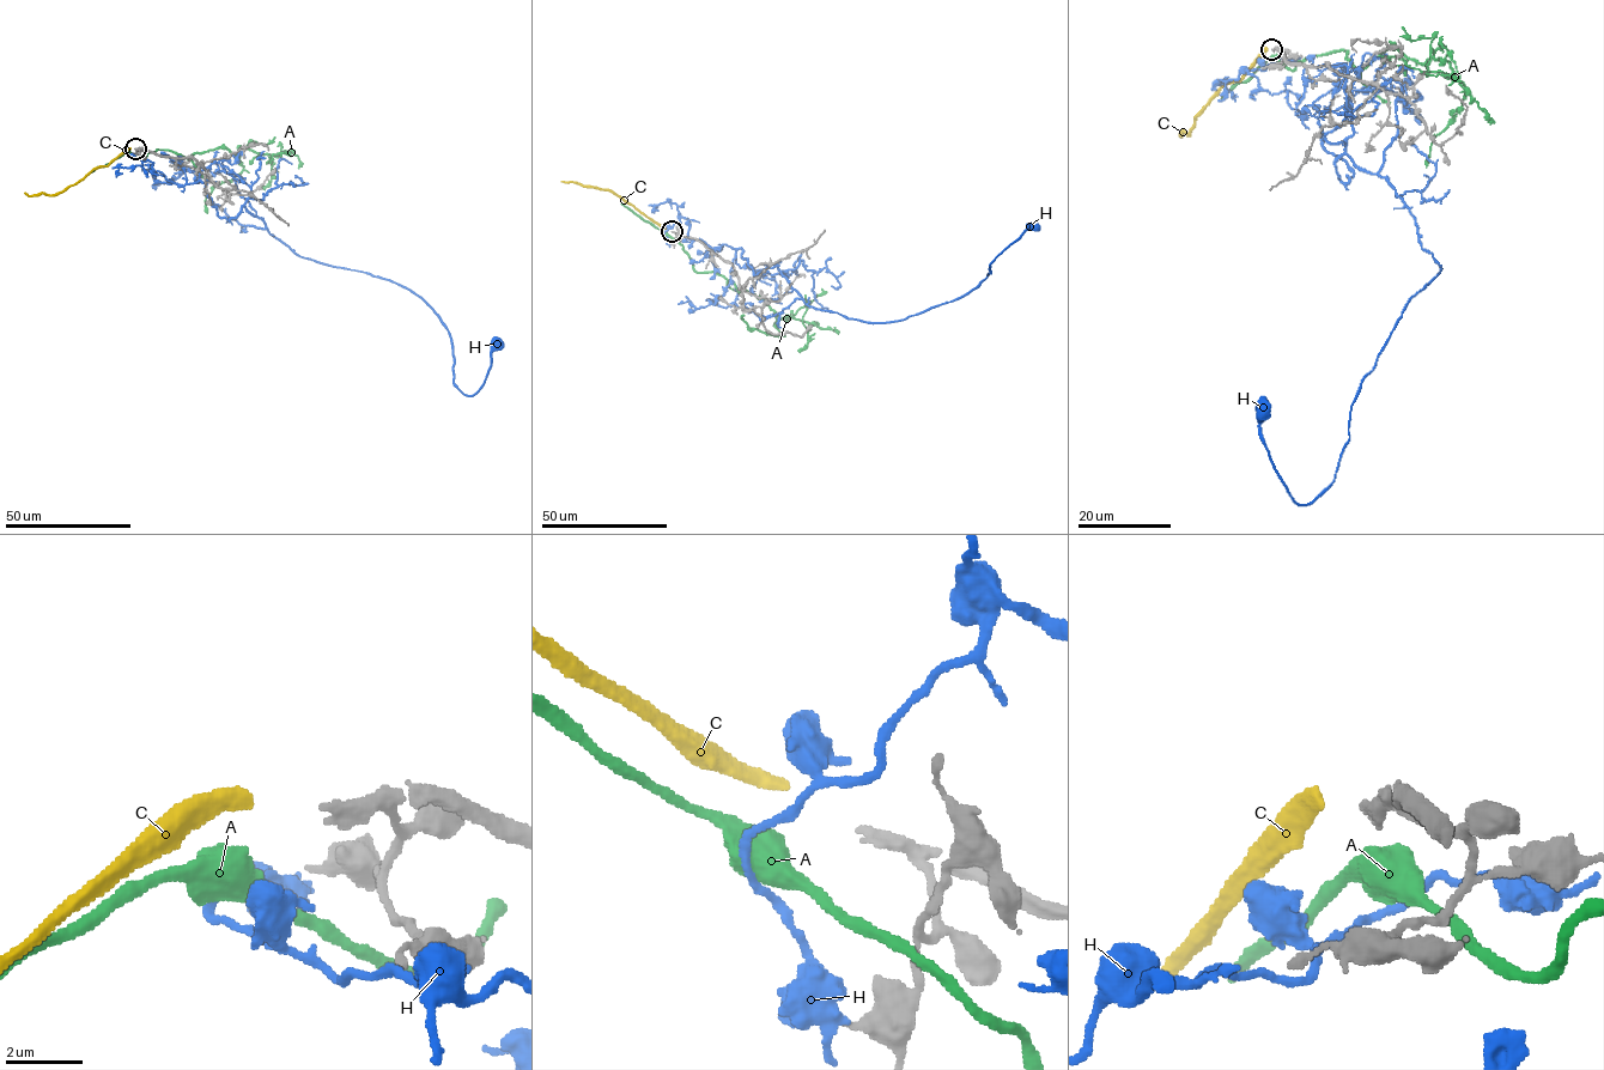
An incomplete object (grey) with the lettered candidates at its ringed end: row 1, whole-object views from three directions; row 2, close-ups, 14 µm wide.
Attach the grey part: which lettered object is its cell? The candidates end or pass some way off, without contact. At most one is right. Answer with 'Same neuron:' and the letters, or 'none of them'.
Same neuron: C

